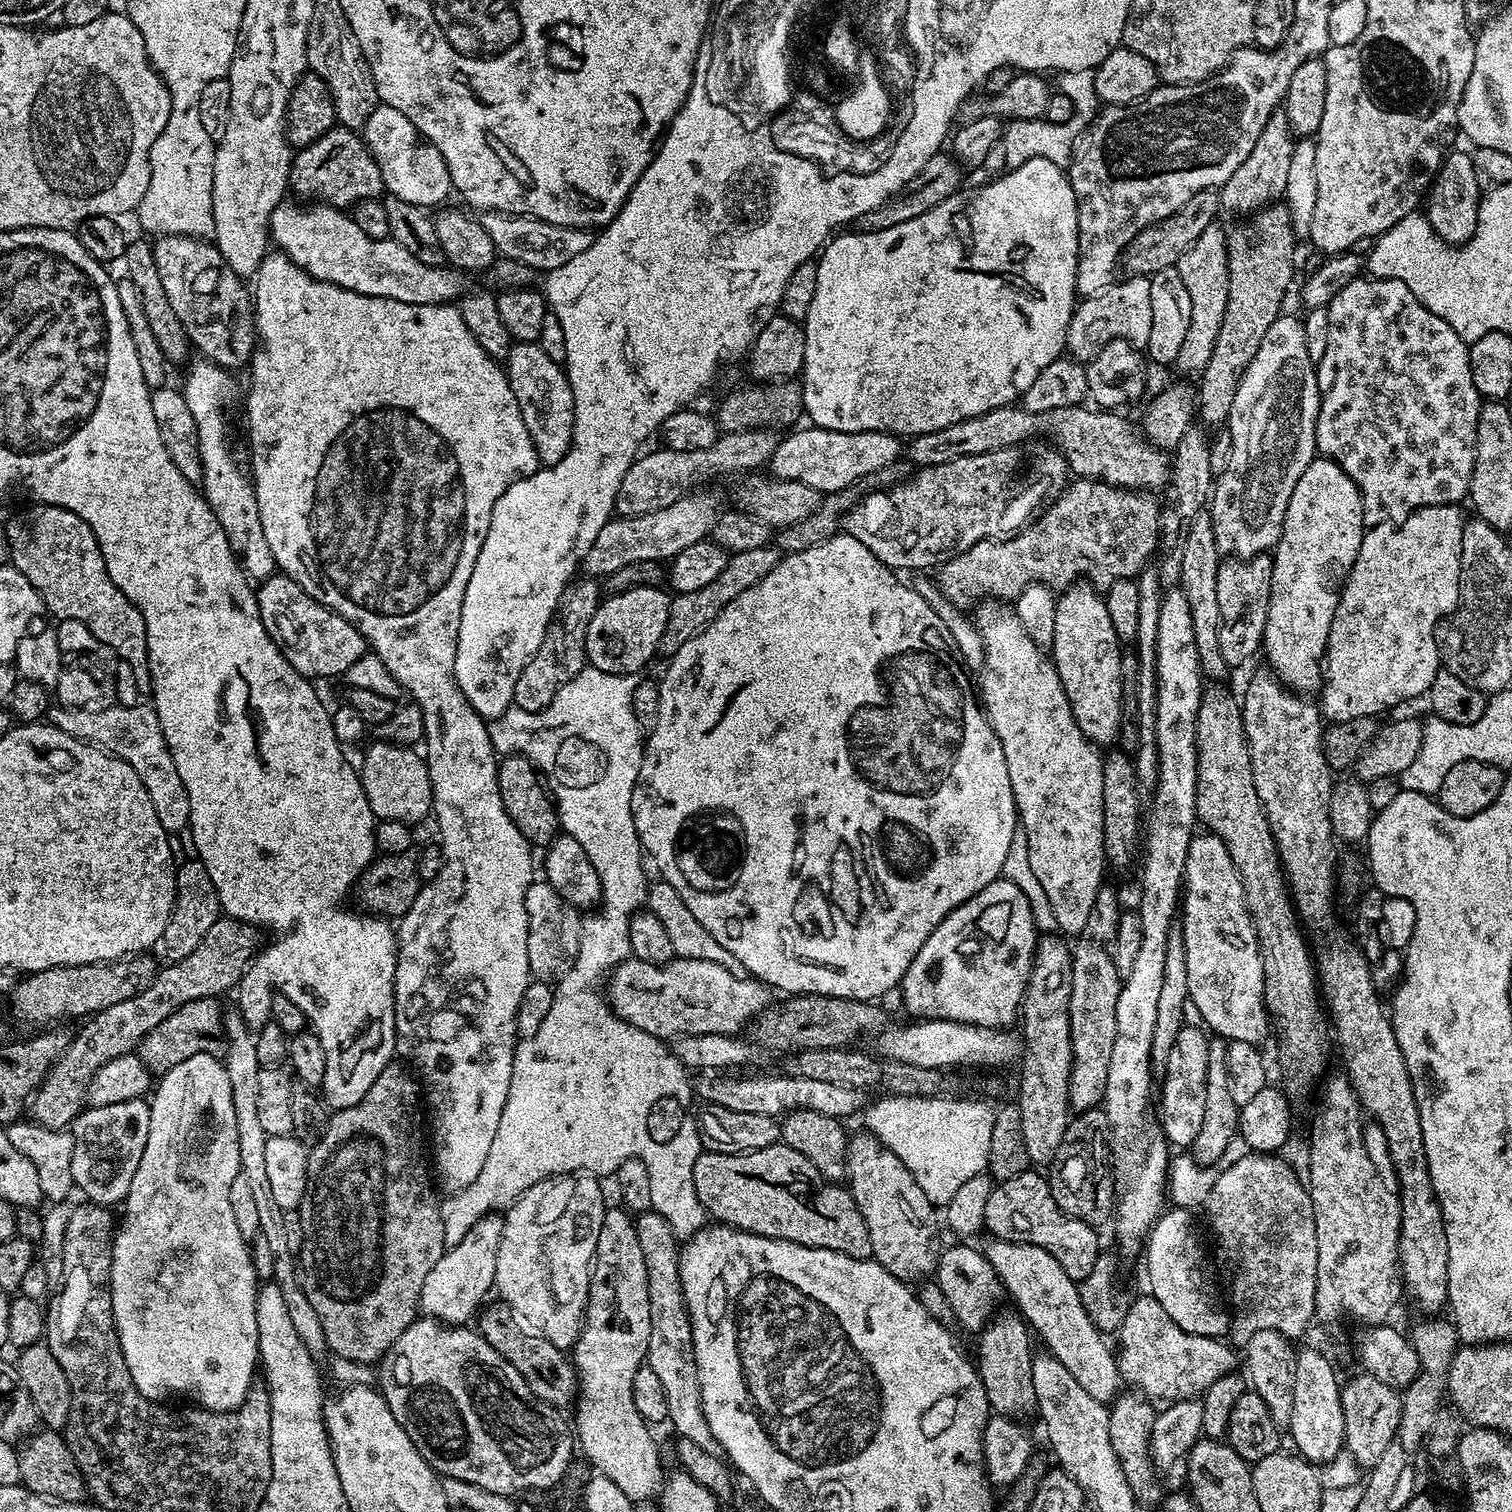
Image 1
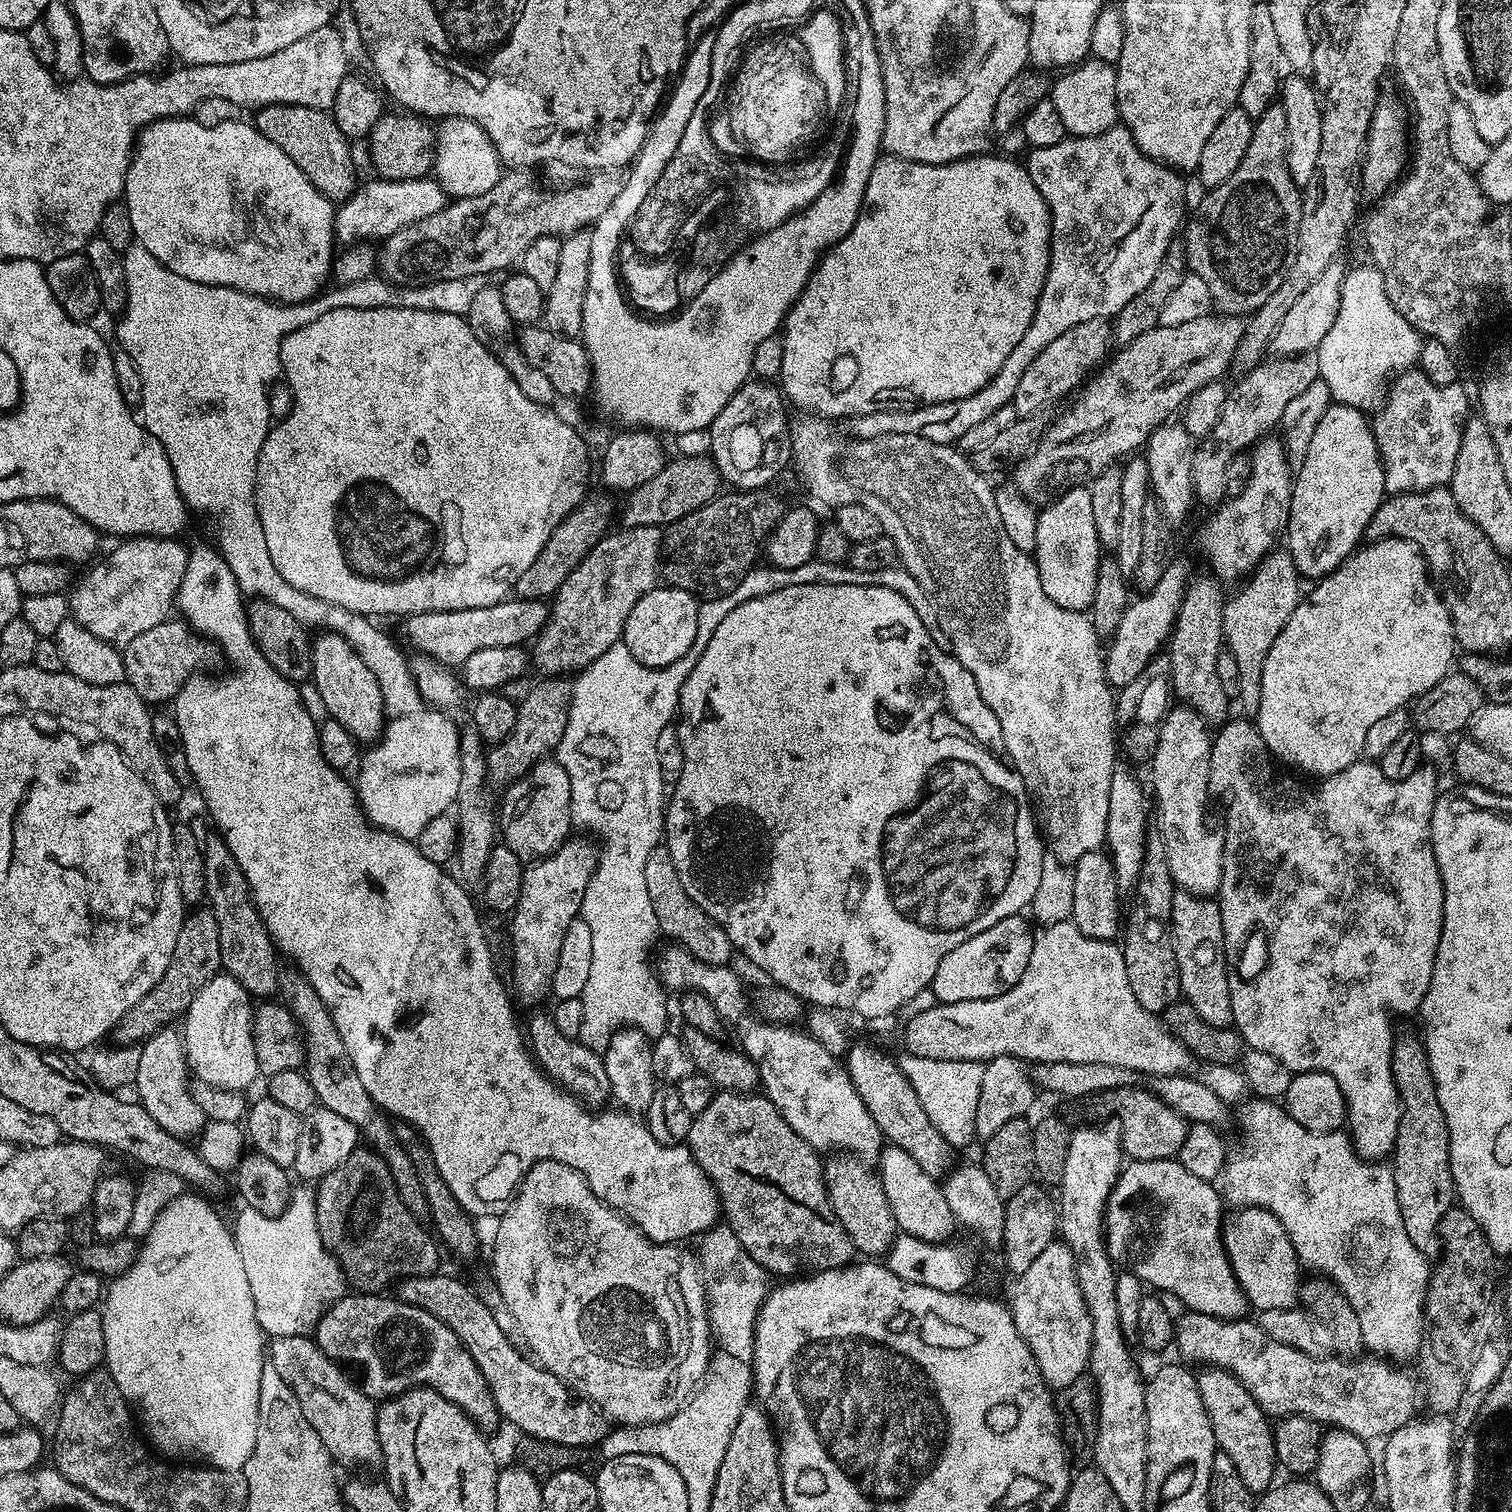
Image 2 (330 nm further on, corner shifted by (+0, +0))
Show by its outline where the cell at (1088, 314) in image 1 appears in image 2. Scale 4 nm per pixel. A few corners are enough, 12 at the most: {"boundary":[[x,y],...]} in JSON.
{"boundary":[[1107,319],[1054,338],[1018,381],[1017,417],[1071,397],[1109,355]]}

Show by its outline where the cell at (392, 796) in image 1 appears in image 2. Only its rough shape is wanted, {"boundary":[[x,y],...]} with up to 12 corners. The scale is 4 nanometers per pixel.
{"boundary":[[337,632],[312,641],[327,715],[361,745],[384,734],[382,686]]}

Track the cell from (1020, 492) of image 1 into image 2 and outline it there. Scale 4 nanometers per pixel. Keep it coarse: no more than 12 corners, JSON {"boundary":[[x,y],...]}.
{"boundary":[[1245,321],[1138,334],[1014,469],[1031,504],[1143,449],[1231,369]]}

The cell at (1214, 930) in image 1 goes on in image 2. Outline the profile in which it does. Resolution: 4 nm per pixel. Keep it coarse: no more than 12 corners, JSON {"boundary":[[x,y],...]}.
{"boundary":[[1173,707],[1150,761],[1172,882],[1219,893],[1223,835],[1204,821],[1213,741]]}

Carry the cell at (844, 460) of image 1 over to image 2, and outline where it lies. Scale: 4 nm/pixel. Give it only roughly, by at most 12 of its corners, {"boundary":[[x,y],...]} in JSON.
{"boundary":[[1126,127],[1033,148],[1052,218],[1030,330],[966,398],[853,416],[857,440],[955,445],[1026,366],[1146,290],[1181,173]]}

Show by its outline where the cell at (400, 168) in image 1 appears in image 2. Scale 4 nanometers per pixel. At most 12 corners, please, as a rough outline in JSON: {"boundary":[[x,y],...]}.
{"boundary":[[450,116],[436,128],[435,179],[477,196],[502,175],[486,130]]}

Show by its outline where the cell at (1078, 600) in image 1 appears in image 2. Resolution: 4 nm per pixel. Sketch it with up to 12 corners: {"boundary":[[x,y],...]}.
{"boundary":[[1087,487],[1039,509],[1042,590],[1091,609],[1102,549]]}

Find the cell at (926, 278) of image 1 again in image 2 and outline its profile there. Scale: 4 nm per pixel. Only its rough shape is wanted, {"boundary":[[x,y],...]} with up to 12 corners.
{"boundary":[[1003,154],[876,161],[784,317],[821,418],[989,384],[1052,218]]}

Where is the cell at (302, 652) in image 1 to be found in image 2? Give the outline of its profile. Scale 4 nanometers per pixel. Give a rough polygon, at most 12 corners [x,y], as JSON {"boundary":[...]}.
{"boundary":[[505,598],[403,621],[417,653],[460,666],[524,646],[548,621],[543,599]]}

